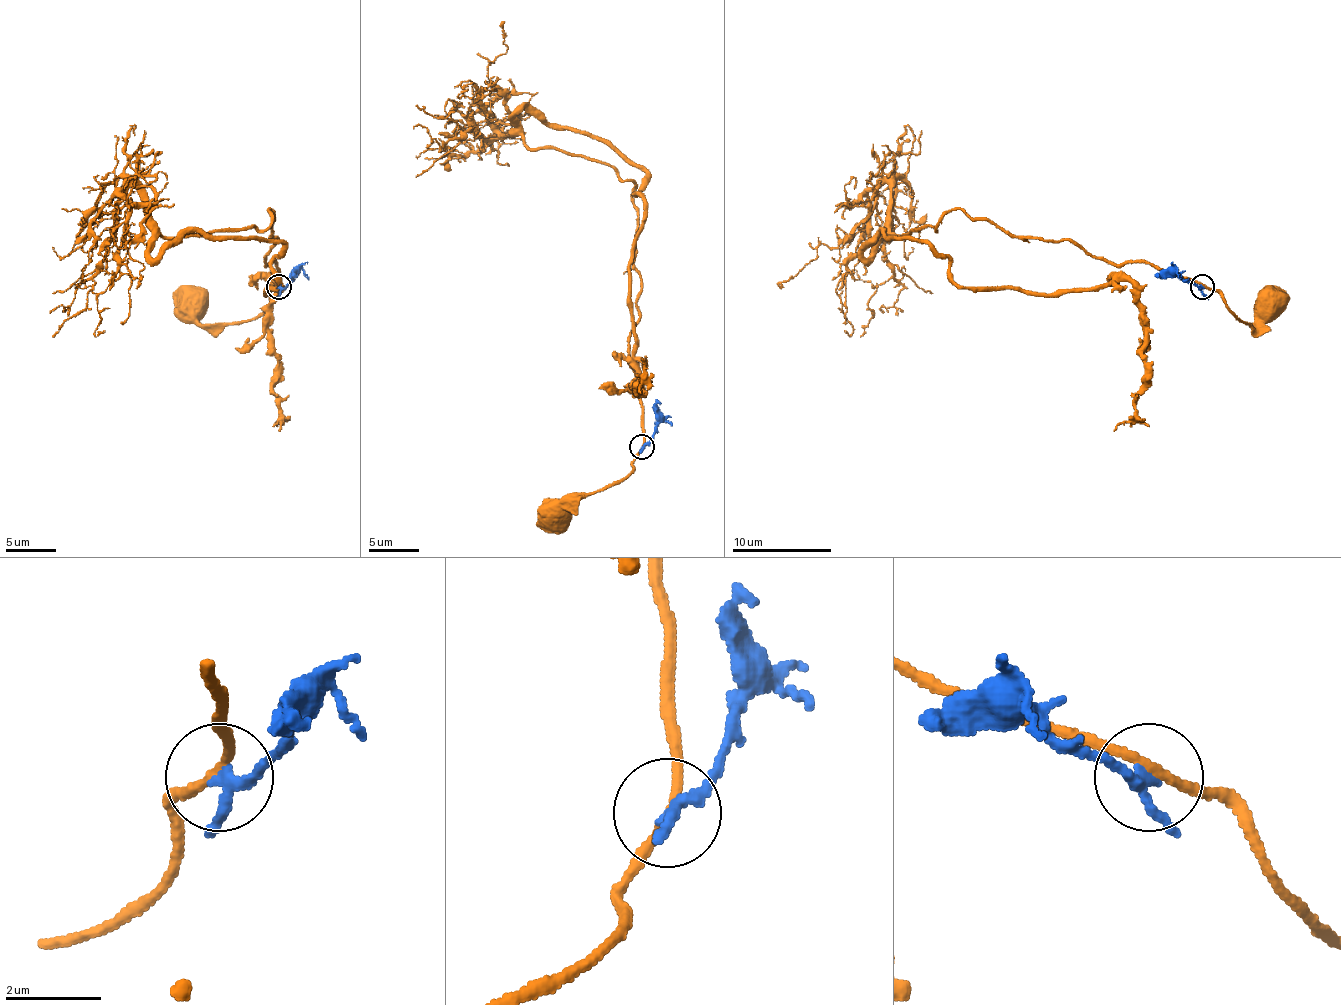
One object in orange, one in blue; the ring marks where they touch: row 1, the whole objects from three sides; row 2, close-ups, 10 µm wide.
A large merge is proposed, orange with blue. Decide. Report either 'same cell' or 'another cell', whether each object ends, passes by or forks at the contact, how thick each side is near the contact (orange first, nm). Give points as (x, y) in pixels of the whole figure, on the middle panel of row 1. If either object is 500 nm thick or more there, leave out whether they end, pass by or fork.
another cell | orange passes by | blue passes by | 190/200 nm

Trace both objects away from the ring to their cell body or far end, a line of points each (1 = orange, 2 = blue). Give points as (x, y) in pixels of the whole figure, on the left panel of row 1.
1: (278, 286), (270, 291), (270, 304), (245, 321), (201, 323), (196, 319), (196, 306), (191, 299)
2: (278, 286), (290, 281), (293, 274)

